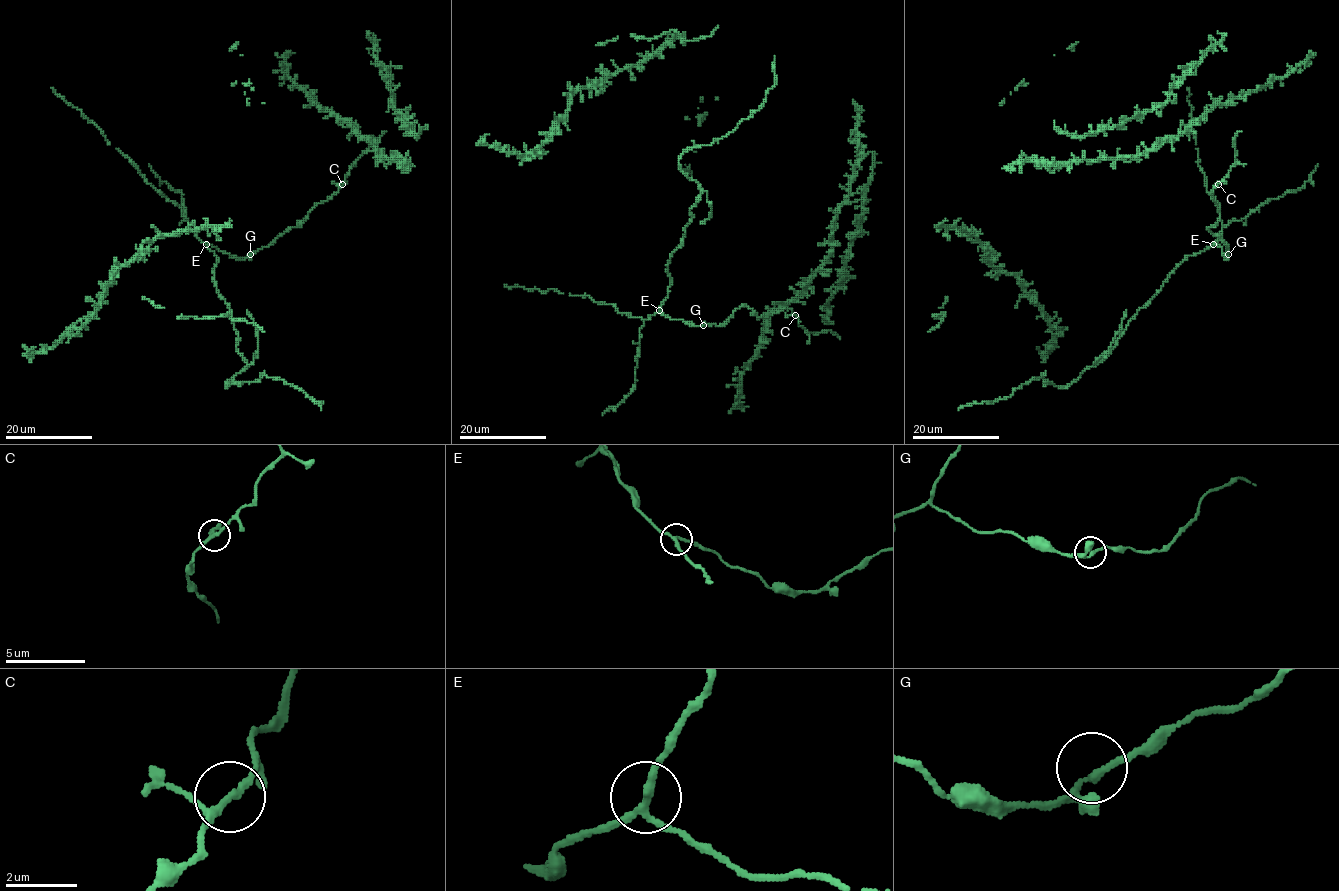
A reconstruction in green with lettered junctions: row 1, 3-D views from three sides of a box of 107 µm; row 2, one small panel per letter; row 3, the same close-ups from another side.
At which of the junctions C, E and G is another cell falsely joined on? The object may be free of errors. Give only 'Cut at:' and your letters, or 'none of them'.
Cut at: none of them

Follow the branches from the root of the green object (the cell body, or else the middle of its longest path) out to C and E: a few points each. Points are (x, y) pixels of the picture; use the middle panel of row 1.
C: (704, 325), (722, 325), (736, 309), (743, 306), (759, 317), (768, 317), (786, 308), (796, 316)
E: (704, 325), (671, 320), (659, 310)

